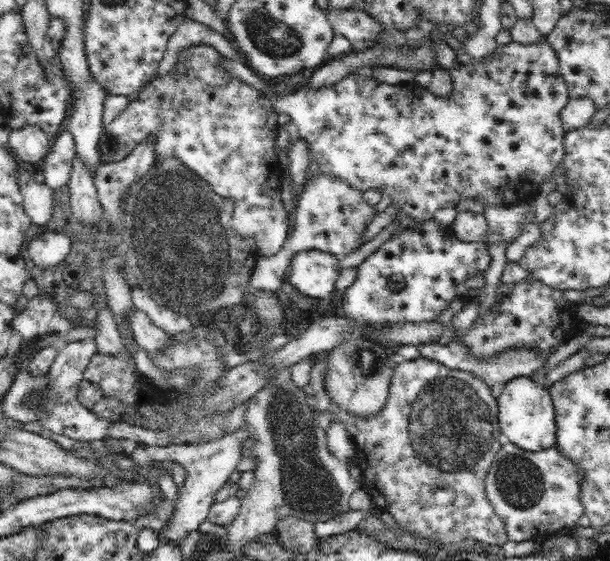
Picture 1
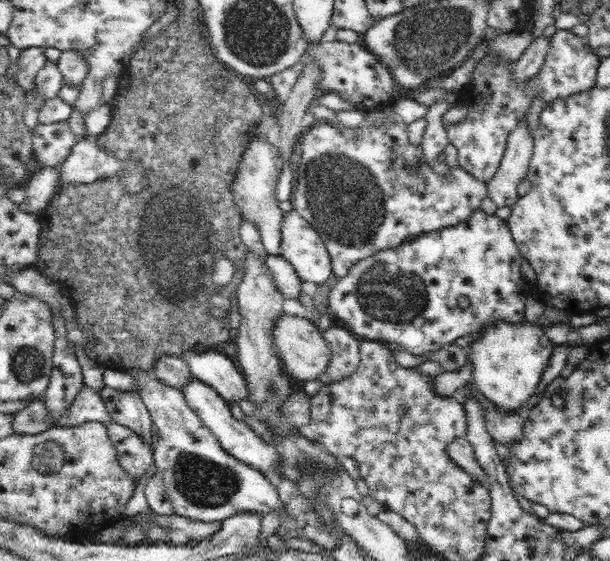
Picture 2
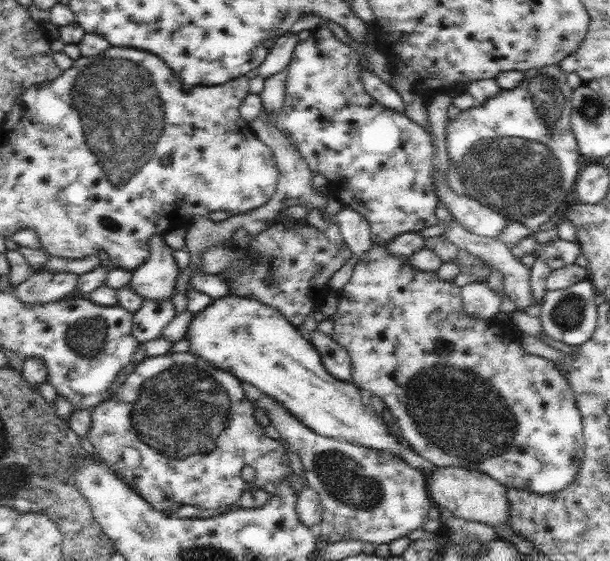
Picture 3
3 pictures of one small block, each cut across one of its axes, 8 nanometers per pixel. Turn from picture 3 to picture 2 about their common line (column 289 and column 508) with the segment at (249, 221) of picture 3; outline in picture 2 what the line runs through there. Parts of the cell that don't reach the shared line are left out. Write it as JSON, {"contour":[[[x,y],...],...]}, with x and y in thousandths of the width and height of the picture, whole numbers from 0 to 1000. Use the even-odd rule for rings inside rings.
{"contour":[[[862,210],[849,221],[849,228],[833,242],[833,264],[823,282],[823,292],[813,314],[797,328],[800,353],[807,353],[810,367],[830,371],[849,360],[849,332],[866,321],[869,289],[875,278],[875,246],[862,228]]]}

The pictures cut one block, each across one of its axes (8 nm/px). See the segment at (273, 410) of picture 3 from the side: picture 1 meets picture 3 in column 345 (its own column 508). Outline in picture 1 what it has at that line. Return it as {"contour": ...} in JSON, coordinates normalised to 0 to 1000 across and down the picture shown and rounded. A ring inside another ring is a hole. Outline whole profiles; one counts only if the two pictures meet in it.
{"contour":[[[820,777],[820,806],[797,848],[797,888],[813,920],[826,927],[833,966],[875,963],[882,970],[898,959],[934,952],[951,938],[951,923],[961,906],[951,891],[957,834],[954,827],[925,813],[911,795],[885,806],[862,806],[836,788],[833,777]]]}

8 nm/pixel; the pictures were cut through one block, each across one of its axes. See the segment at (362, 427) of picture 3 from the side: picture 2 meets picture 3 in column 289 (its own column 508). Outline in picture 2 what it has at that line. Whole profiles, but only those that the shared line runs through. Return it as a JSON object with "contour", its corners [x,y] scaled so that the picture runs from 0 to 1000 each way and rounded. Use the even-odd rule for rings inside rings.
{"contour":[[[816,570],[810,578],[793,581],[787,602],[777,606],[767,620],[767,642],[777,660],[777,684],[793,709],[816,724],[823,734],[856,738],[856,724],[879,706],[879,692],[889,677],[889,667],[902,645],[911,613],[905,613],[892,599],[892,585],[885,578],[836,578],[833,570]]]}

